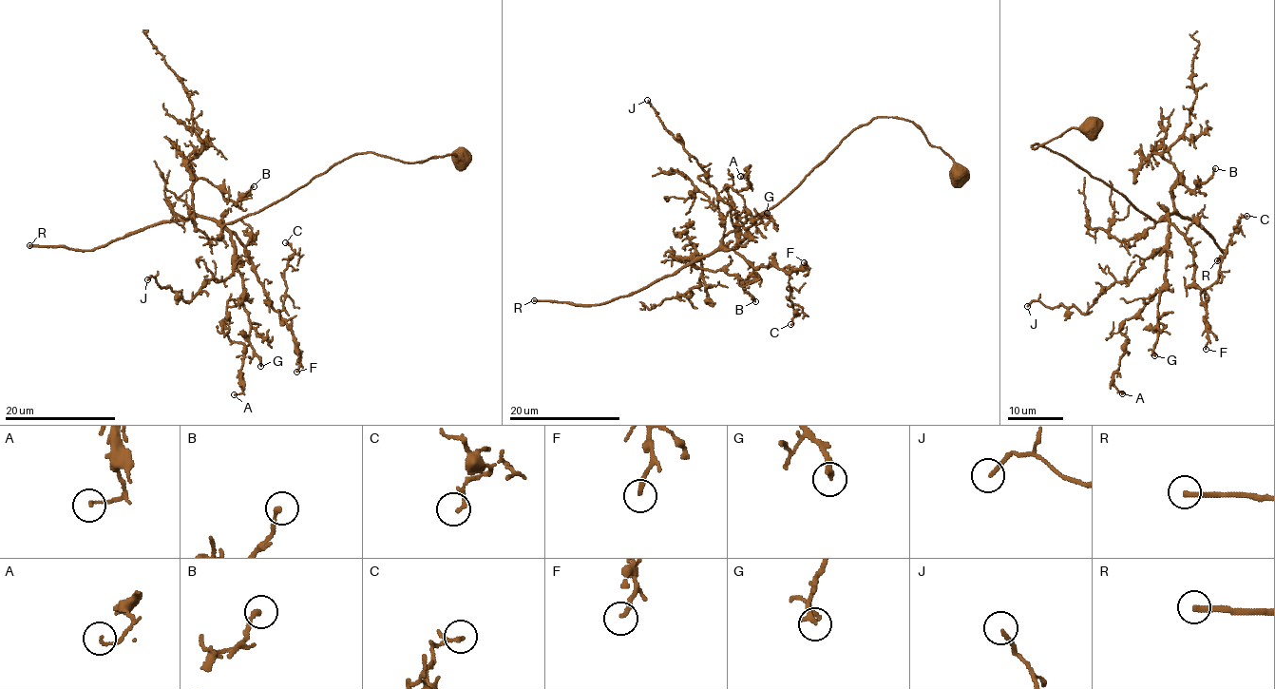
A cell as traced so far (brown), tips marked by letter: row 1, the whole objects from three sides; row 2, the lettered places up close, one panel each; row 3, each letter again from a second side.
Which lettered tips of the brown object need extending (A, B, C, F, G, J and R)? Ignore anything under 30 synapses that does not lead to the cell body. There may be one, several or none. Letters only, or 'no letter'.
R

